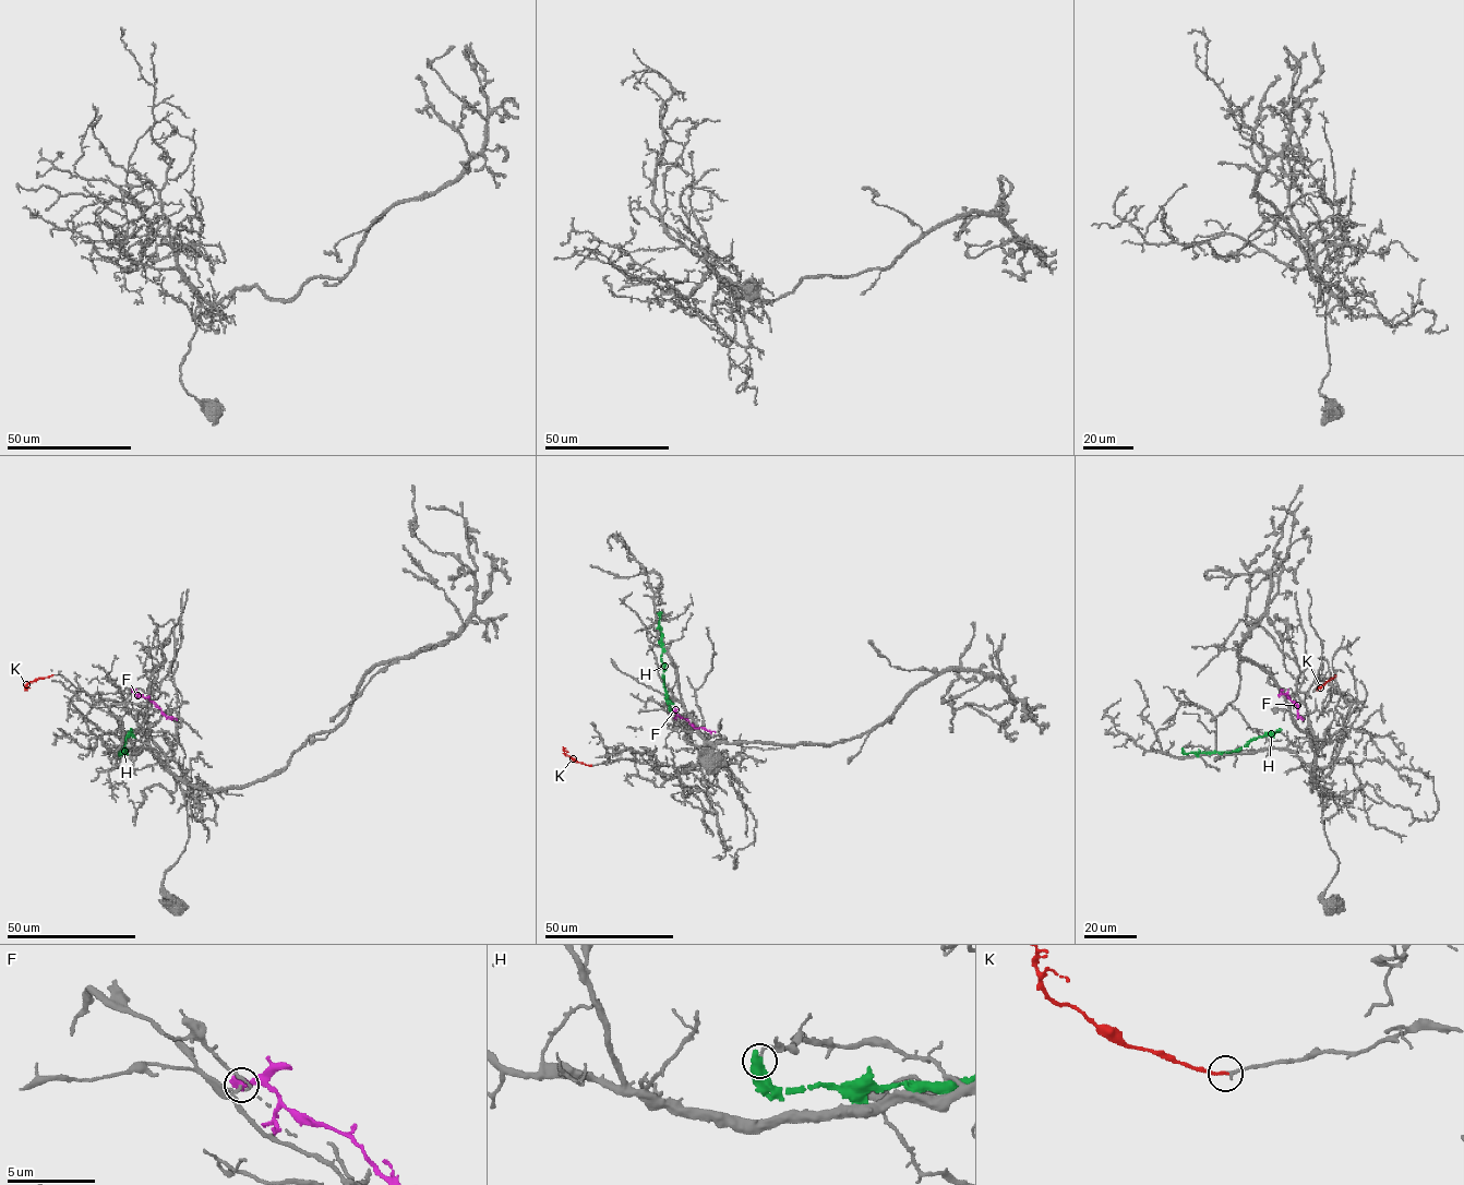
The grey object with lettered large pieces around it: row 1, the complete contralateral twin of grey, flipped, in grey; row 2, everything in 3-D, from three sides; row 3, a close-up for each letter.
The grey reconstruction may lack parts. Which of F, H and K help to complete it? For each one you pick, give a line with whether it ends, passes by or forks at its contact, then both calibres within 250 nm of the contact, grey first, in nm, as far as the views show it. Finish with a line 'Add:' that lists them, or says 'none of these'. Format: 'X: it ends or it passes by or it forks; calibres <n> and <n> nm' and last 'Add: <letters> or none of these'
K: it ends; calibres 200 and 190 nm
Add: K

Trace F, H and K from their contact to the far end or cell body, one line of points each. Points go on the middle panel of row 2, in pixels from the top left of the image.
F: (670, 711), (695, 728), (716, 732)
H: (661, 612), (658, 623), (662, 674), (670, 711)
K: (591, 766), (566, 755), (565, 747)

